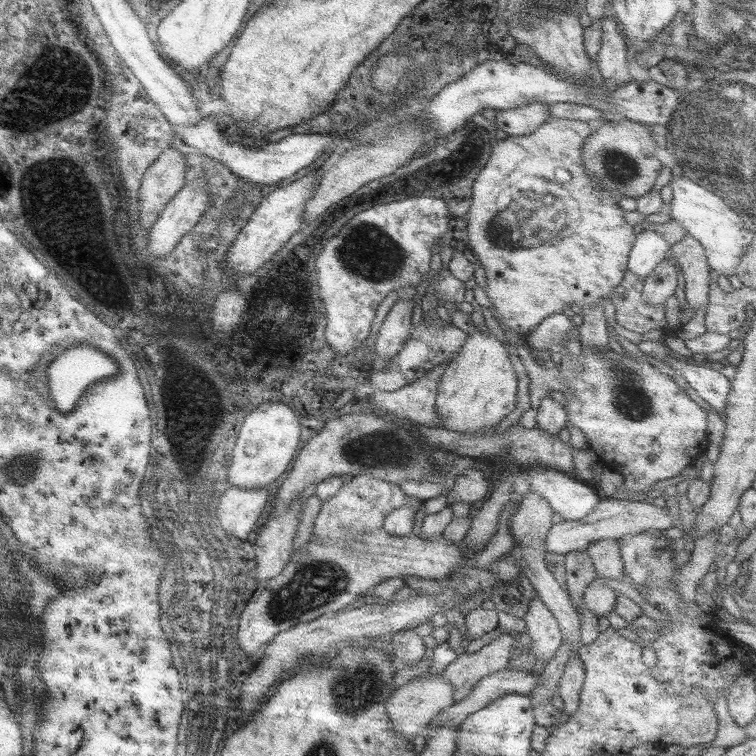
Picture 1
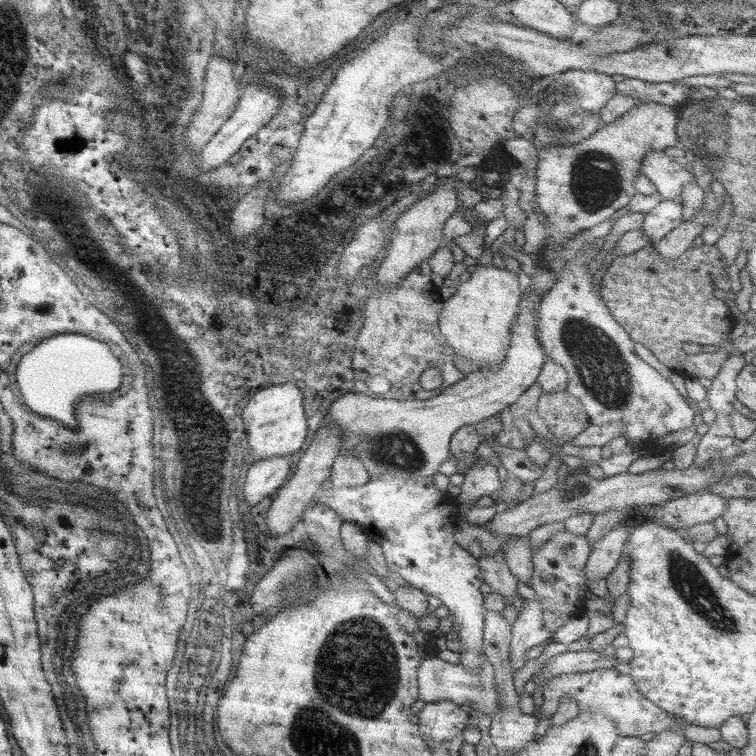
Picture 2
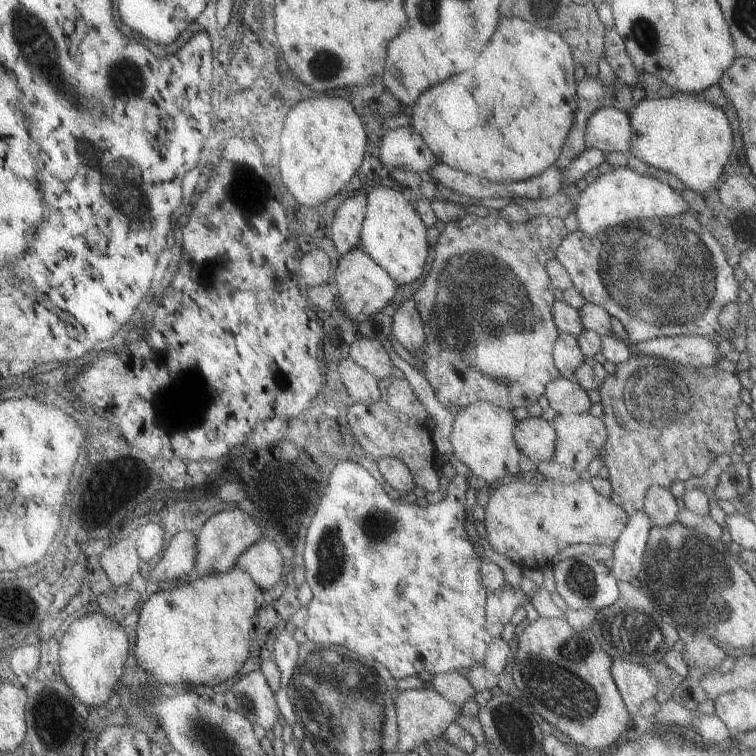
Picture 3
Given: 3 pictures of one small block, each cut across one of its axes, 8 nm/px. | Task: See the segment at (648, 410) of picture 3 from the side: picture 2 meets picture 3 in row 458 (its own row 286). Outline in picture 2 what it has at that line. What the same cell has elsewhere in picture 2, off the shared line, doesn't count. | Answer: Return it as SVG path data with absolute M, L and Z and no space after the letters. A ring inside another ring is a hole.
M648 245L628 256L616 257L604 272L598 291L601 301L605 303L609 315L617 325L629 335L629 338L643 348L647 348L663 366L669 368L680 377L695 379L713 379L720 371L729 353L726 350L712 352L697 352L686 354L681 346L695 344L695 346L720 346L731 333L734 320L724 302L713 296L713 283L717 278L723 278L725 263L715 245L698 245L685 250L681 256L673 261L663 261L653 245Z

